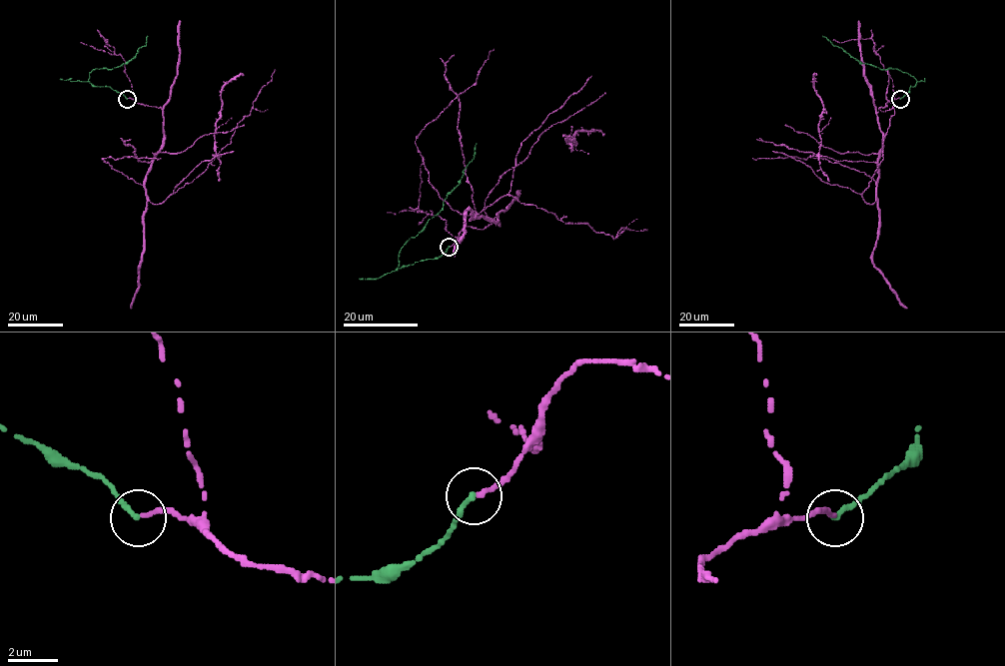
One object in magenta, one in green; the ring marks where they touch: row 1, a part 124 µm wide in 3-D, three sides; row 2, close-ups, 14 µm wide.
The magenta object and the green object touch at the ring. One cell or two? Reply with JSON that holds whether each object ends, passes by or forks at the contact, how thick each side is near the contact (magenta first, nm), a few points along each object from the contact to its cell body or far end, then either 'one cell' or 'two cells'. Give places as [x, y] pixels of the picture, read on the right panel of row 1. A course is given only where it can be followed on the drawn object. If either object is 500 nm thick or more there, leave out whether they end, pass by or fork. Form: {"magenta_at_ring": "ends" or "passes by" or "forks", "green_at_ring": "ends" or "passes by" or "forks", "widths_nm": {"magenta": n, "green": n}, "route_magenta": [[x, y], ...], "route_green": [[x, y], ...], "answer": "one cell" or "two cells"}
{"magenta_at_ring": "ends", "green_at_ring": "ends", "widths_nm": {"magenta": 200, "green": 240}, "route_magenta": [[900, 98], [876, 109], [882, 146], [877, 200], [868, 204], [861, 194], [895, 111], [887, 70]], "route_green": [[900, 99], [916, 83], [912, 76], [894, 68], [880, 69], [860, 63], [822, 36]], "answer": "one cell"}

